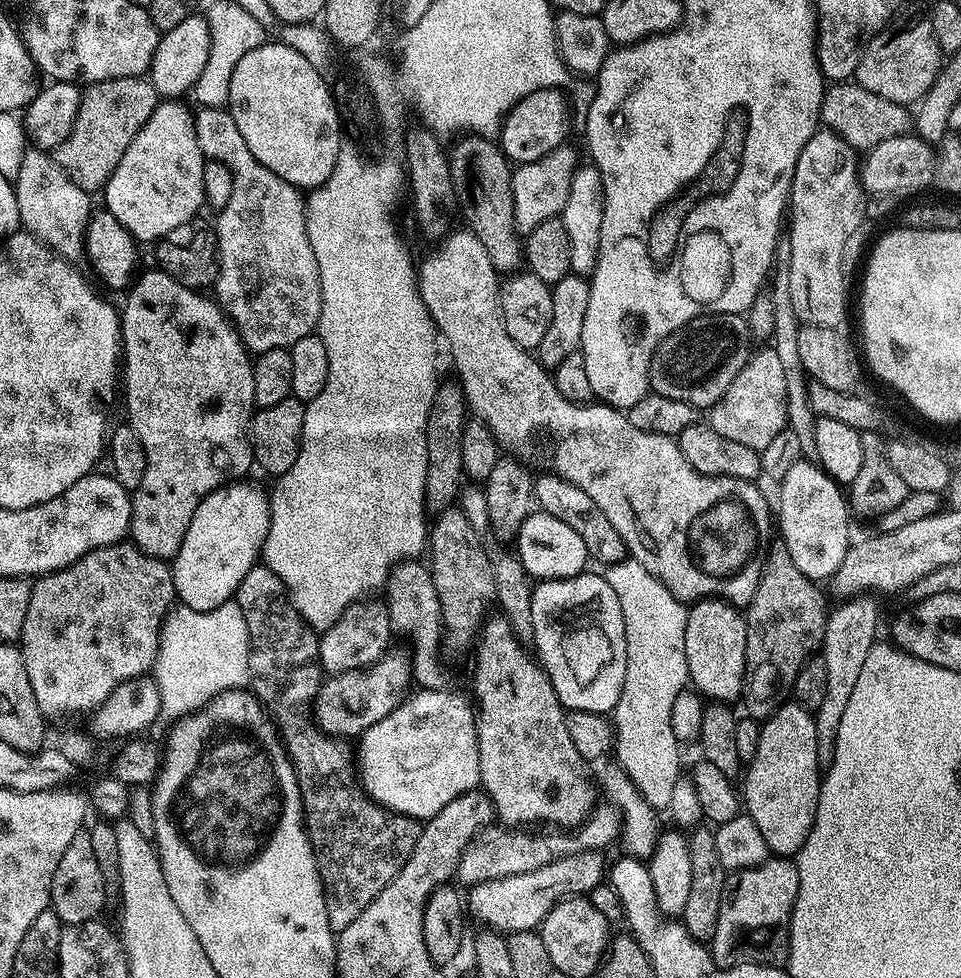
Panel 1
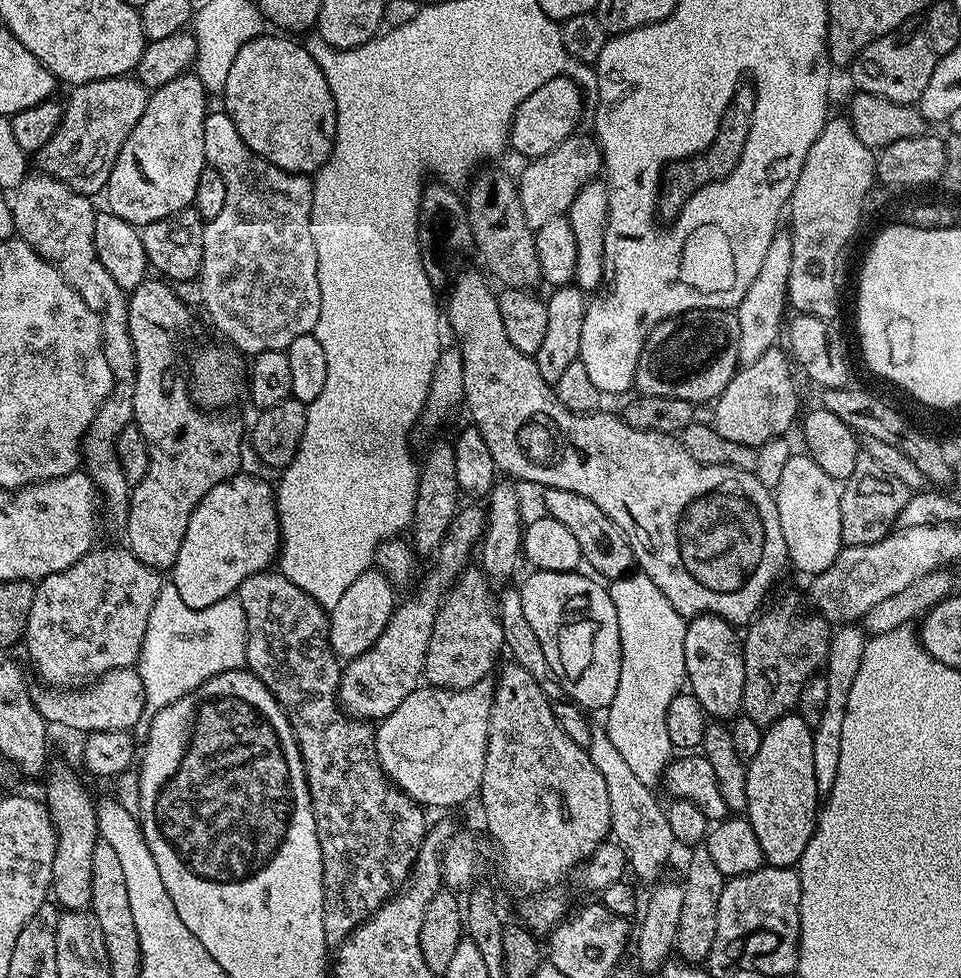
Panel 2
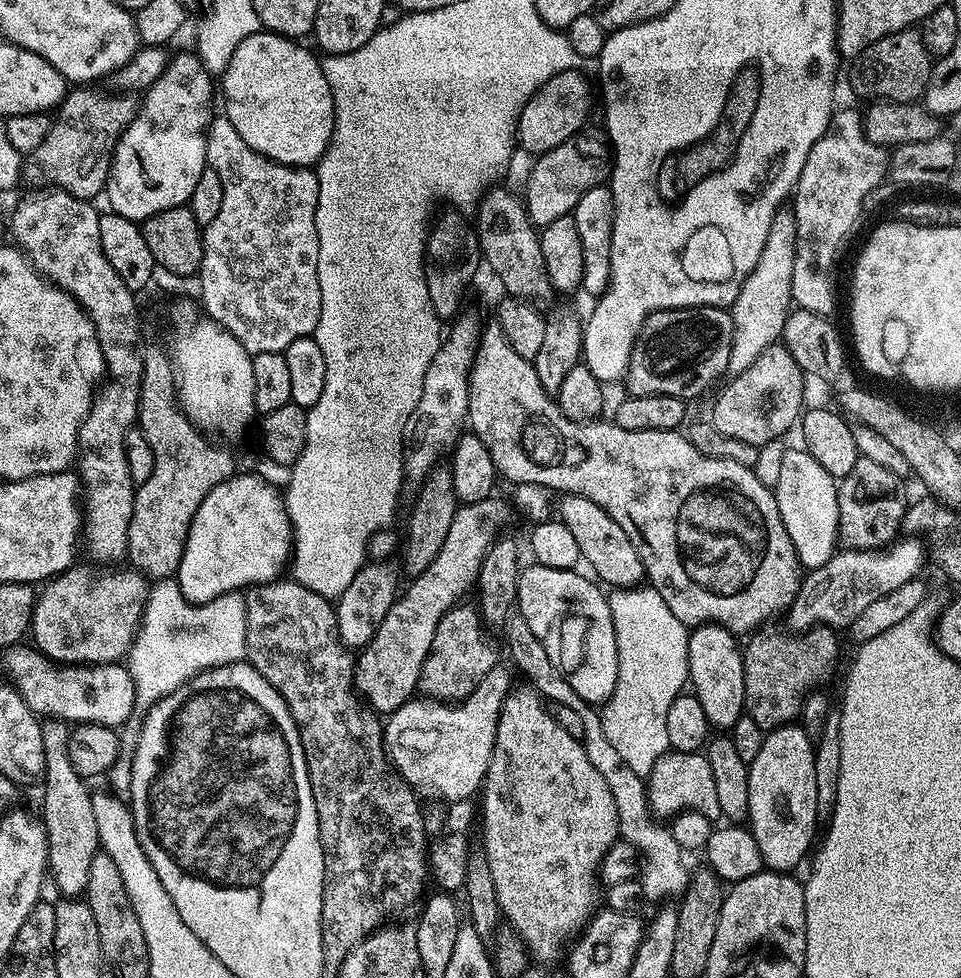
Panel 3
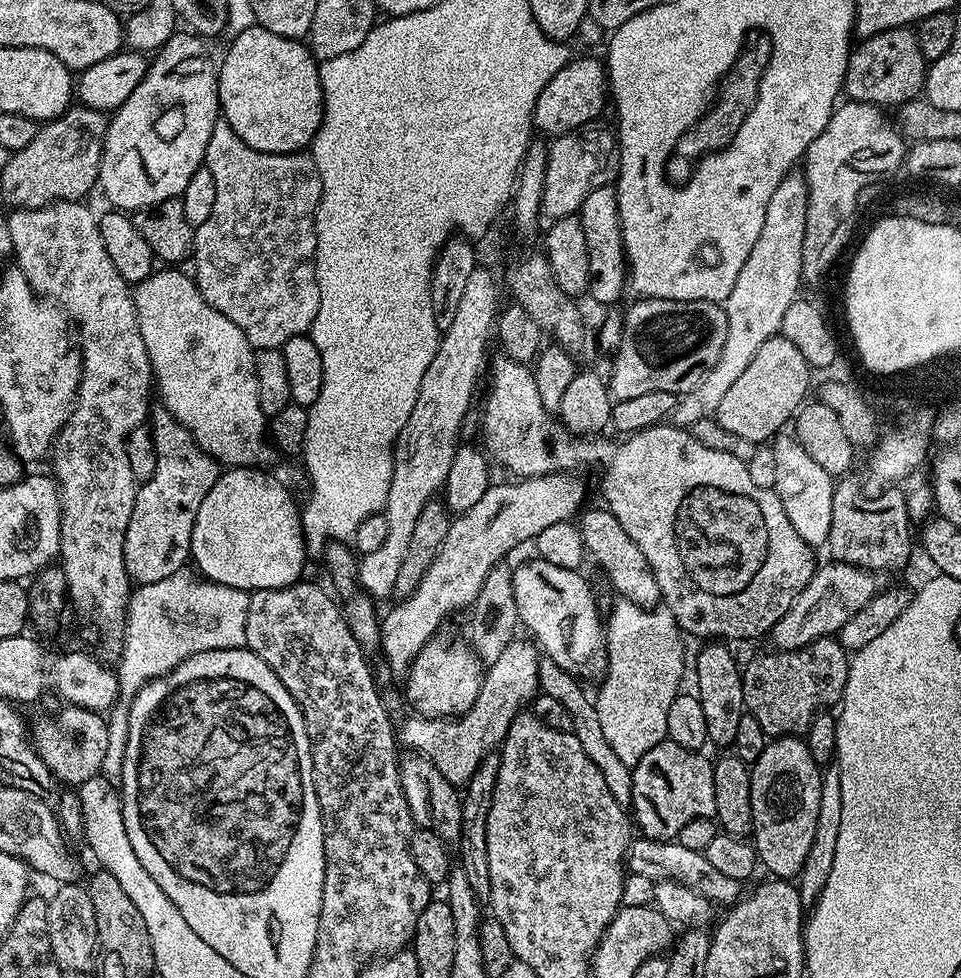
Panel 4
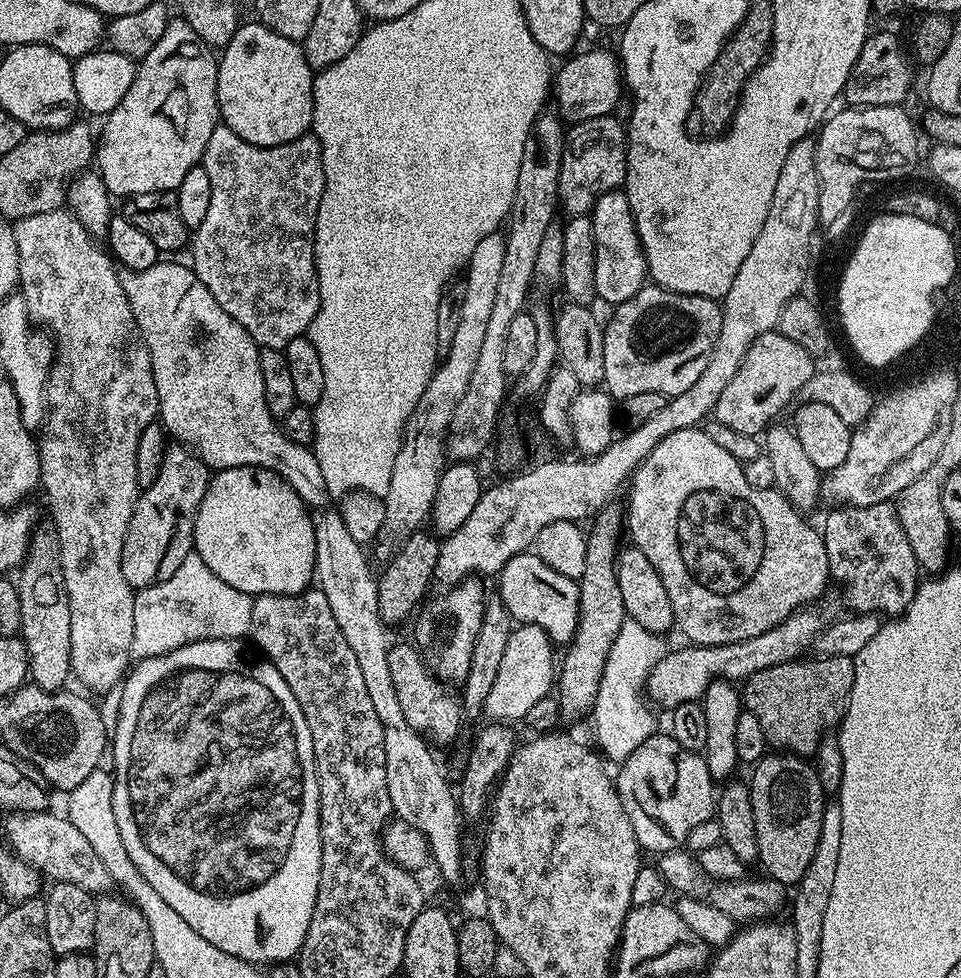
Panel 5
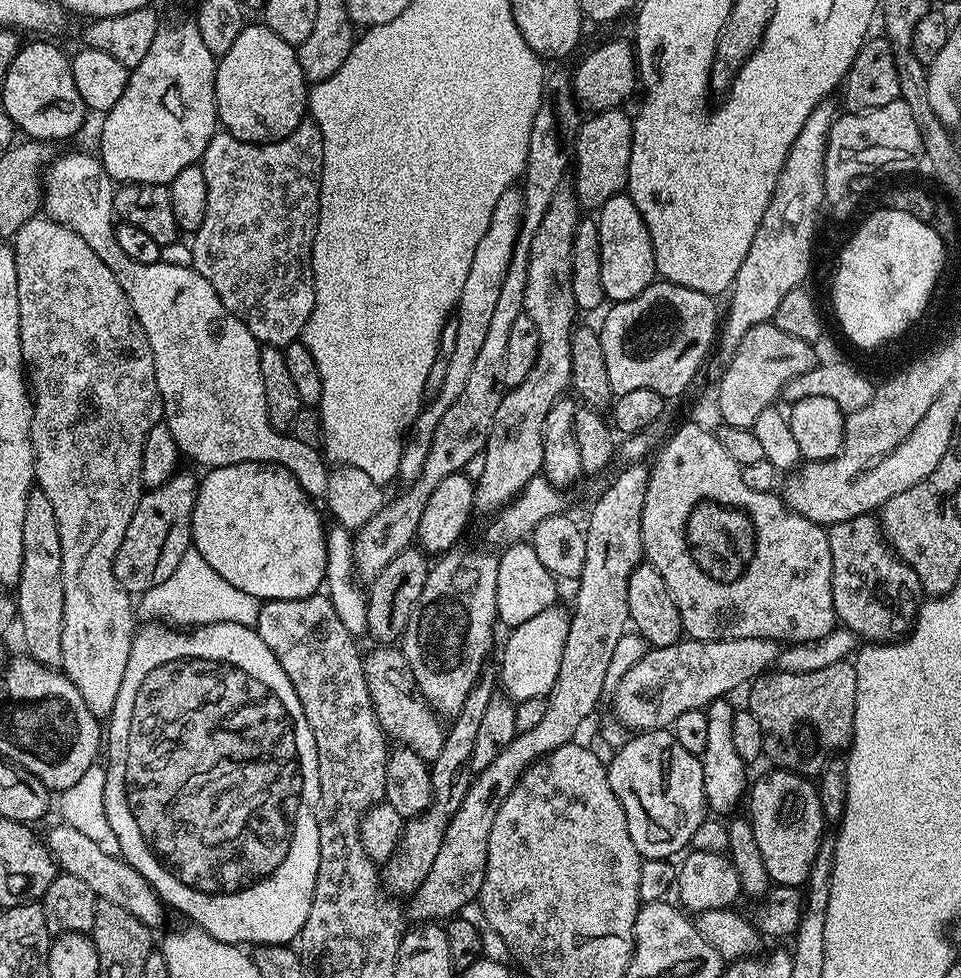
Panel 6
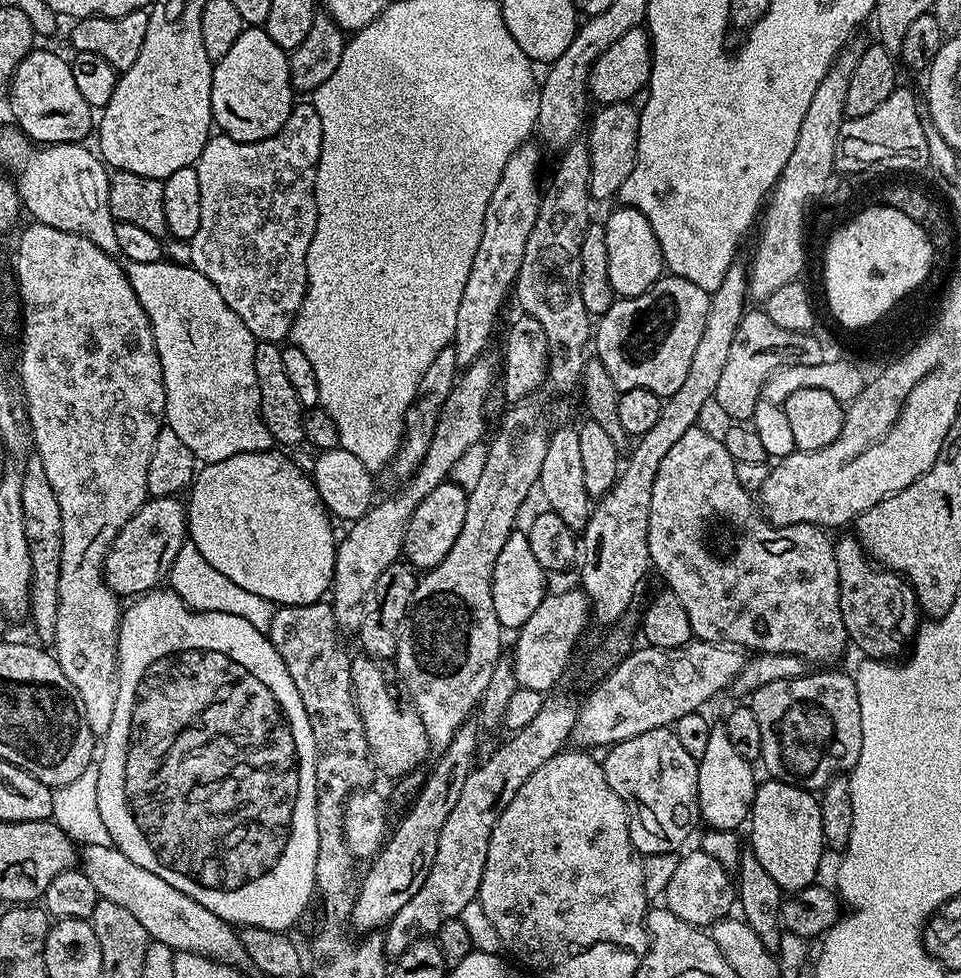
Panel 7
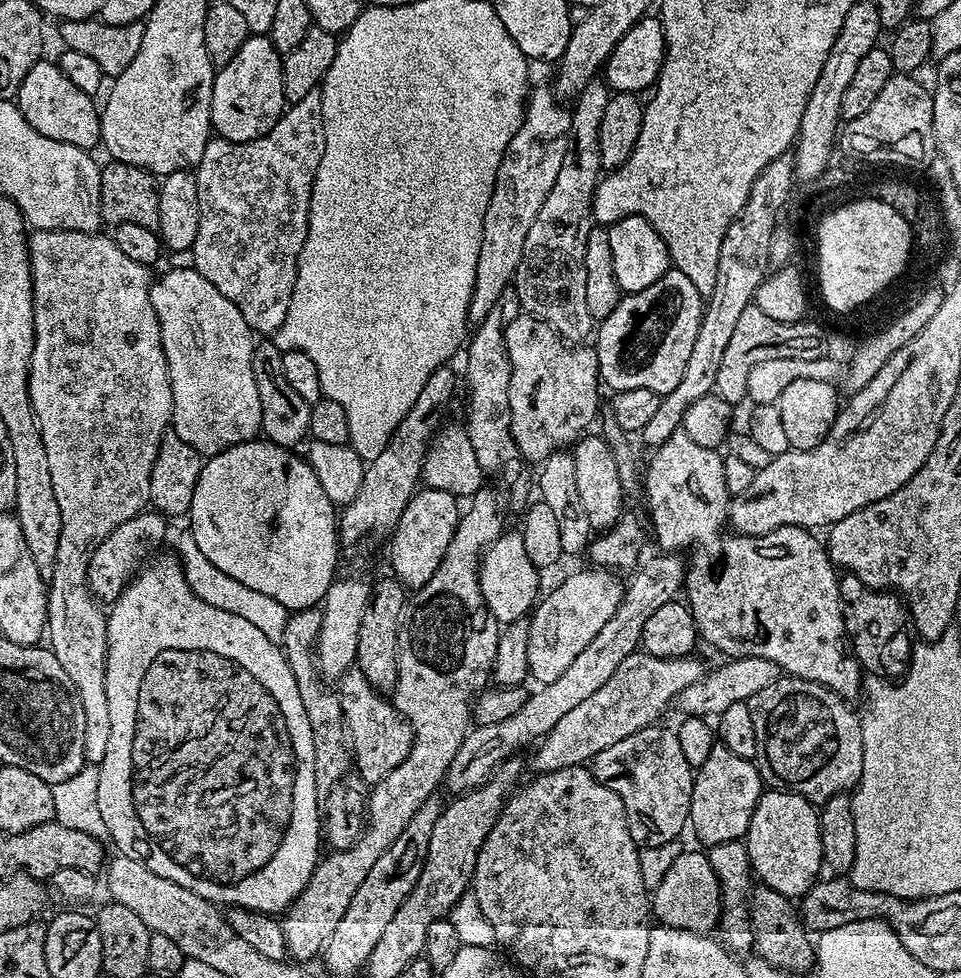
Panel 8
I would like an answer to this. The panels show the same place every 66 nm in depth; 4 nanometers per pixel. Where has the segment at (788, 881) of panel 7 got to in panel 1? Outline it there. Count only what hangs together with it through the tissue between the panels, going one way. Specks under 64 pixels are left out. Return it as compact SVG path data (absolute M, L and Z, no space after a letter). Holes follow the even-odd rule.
M784 703L774 715L769 716L767 720L760 724L758 751L755 752L752 760L747 761L746 771L742 776L742 781L744 780L742 804L746 809L747 816L754 818L758 830L762 830L762 838L766 838L766 846L773 857L795 857L796 853L802 850L802 846L814 826L822 779L817 743L816 717L798 703Z

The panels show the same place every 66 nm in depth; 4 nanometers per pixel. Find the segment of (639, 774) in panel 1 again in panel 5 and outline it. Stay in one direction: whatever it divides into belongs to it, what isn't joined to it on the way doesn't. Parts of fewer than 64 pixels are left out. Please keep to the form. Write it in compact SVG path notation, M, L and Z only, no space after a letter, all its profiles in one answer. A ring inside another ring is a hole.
M625 619L622 630L618 630L618 638L614 638L614 646L610 646L610 658L606 658L606 670L602 670L602 682L590 721L596 731L595 747L614 764L623 763L638 746L642 746L642 742L646 742L646 738L657 735L656 716L648 709L646 685L655 664L666 653L664 640L661 633L651 632L646 626Z

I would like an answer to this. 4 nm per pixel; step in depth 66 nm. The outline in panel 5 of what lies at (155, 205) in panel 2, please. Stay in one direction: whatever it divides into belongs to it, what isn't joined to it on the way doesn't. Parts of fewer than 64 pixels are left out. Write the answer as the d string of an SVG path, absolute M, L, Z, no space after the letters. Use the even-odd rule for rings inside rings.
M183 18L169 19L166 31L162 38L158 38L154 50L138 61L130 90L126 90L122 102L108 113L103 121L104 129L98 132L94 164L113 197L175 192L186 173L203 161L206 142L210 142L210 134L214 134L220 120L220 107L216 101L217 63L213 49L198 38Z

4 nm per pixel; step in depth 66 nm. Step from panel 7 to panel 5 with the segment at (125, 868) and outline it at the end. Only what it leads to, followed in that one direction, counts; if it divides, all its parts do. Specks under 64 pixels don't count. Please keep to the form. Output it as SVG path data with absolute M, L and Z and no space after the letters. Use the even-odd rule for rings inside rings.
M52 810L43 812L12 812L4 820L4 836L7 847L20 859L40 870L41 877L61 884L82 886L93 894L104 894L113 887L112 876L102 866L98 854L86 842L85 836L69 822L67 815L55 816Z

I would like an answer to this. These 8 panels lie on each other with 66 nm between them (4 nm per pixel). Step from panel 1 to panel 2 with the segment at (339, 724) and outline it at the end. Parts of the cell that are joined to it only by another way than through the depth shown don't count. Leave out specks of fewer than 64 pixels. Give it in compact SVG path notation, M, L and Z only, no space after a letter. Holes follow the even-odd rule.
M461 507L452 519L450 530L435 553L436 568L420 584L420 589L409 600L401 599L392 612L386 630L378 634L378 642L366 650L366 654L347 661L340 678L338 703L347 715L369 722L379 722L398 710L410 693L421 687L426 662L426 650L430 646L430 634L434 630L434 618L444 603L460 573L469 567L474 549L483 541L486 512L483 507ZM473 547L473 548L472 548Z

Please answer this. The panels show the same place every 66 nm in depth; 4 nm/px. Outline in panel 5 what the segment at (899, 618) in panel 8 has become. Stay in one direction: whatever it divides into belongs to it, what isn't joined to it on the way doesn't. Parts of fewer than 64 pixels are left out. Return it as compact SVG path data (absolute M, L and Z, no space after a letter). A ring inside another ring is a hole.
M885 502L865 508L836 506L831 511L822 523L822 535L828 571L841 584L843 603L856 614L895 618L906 612L918 587L918 565L895 507Z

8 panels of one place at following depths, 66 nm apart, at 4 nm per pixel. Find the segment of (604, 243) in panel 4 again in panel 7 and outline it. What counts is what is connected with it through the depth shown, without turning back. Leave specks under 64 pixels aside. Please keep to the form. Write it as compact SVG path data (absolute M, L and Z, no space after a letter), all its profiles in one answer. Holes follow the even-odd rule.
M616 206L608 220L603 221L603 225L613 293L623 298L650 290L650 286L654 286L654 282L658 282L665 275L666 265L662 246L658 246L658 238L654 238L654 230L650 222L646 222L646 214L627 206Z

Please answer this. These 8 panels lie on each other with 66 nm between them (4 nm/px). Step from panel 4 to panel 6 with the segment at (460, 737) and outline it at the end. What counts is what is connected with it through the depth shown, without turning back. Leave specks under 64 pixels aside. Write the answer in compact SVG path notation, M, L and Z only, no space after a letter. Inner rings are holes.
M553 606L534 614L530 622L522 622L511 629L508 641L504 644L504 653L500 656L500 668L498 667L498 684L506 693L509 700L519 702L526 698L547 697L548 692L554 686L554 678L558 678L558 670L562 662L562 650L566 646L566 634L568 633L569 613Z

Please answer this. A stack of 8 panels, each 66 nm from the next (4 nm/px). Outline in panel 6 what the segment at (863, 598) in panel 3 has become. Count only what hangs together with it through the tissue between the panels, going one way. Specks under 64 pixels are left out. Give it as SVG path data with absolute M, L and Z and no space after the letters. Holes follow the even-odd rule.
M684 638L674 646L650 648L644 656L623 675L616 684L616 716L625 729L633 731L652 731L658 728L671 727L678 716L689 710L703 711L716 699L723 699L731 695L732 691L745 687L756 677L763 675L770 667L775 665L779 656L779 643L772 639L742 638L730 640L693 640Z

